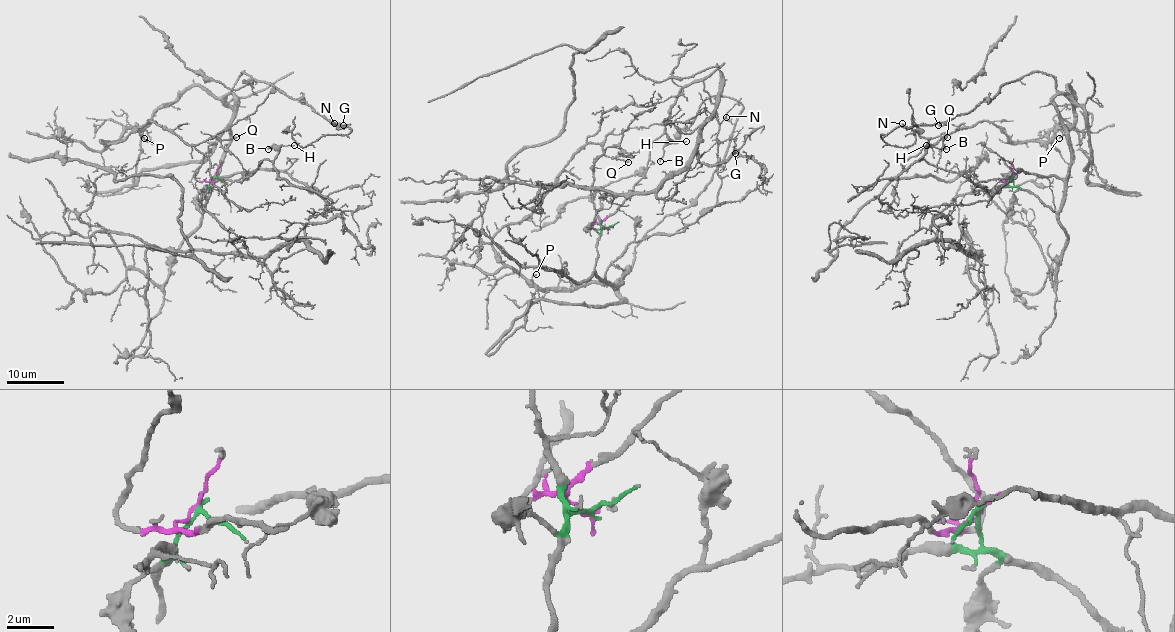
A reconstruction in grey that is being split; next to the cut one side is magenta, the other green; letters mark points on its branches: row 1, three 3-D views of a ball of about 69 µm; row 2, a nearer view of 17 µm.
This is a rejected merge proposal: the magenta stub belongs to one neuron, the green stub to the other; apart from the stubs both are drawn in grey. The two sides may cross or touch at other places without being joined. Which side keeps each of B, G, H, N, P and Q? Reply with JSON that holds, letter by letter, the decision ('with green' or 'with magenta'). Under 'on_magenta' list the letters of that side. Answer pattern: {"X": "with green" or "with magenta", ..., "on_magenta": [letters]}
{"B": "with magenta", "G": "with green", "H": "with magenta", "N": "with green", "P": "with green", "Q": "with green", "on_magenta": ["B", "H"]}

